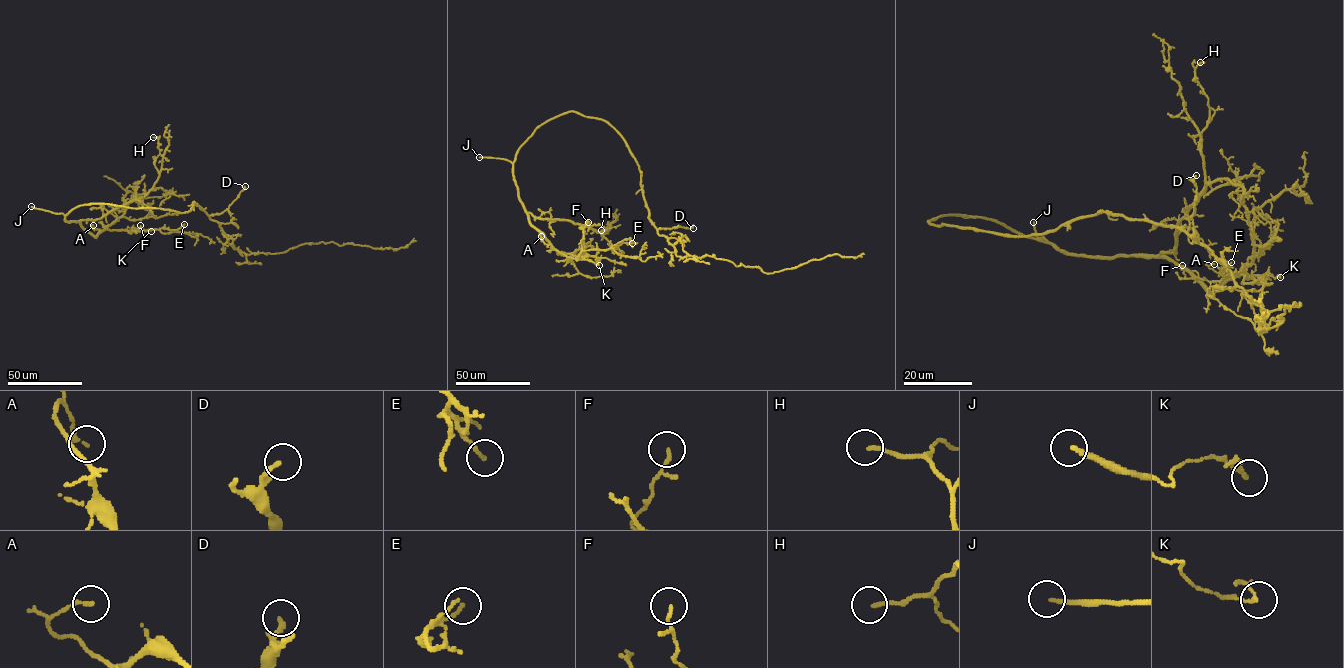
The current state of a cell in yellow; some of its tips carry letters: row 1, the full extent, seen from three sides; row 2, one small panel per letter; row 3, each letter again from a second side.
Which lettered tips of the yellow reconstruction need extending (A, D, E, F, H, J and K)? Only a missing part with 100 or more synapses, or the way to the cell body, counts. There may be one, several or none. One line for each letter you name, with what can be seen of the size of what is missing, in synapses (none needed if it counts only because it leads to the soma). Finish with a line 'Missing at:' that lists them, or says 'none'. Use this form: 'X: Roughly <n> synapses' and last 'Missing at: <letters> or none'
Missing at: J

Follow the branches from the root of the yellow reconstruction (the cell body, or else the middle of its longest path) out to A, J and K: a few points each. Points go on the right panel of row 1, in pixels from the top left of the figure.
A: (977, 230), (929, 221), (984, 217), (1067, 253), (1162, 256), (1210, 291), (1234, 276), (1208, 267), (1214, 264)
J: (977, 230), (935, 225), (929, 221), (944, 215), (984, 217), (1026, 236), (1047, 241), (1037, 235), (1033, 222)
K: (977, 230), (929, 221), (984, 217), (1067, 253), (1162, 256), (1210, 291), (1241, 274), (1280, 277)

